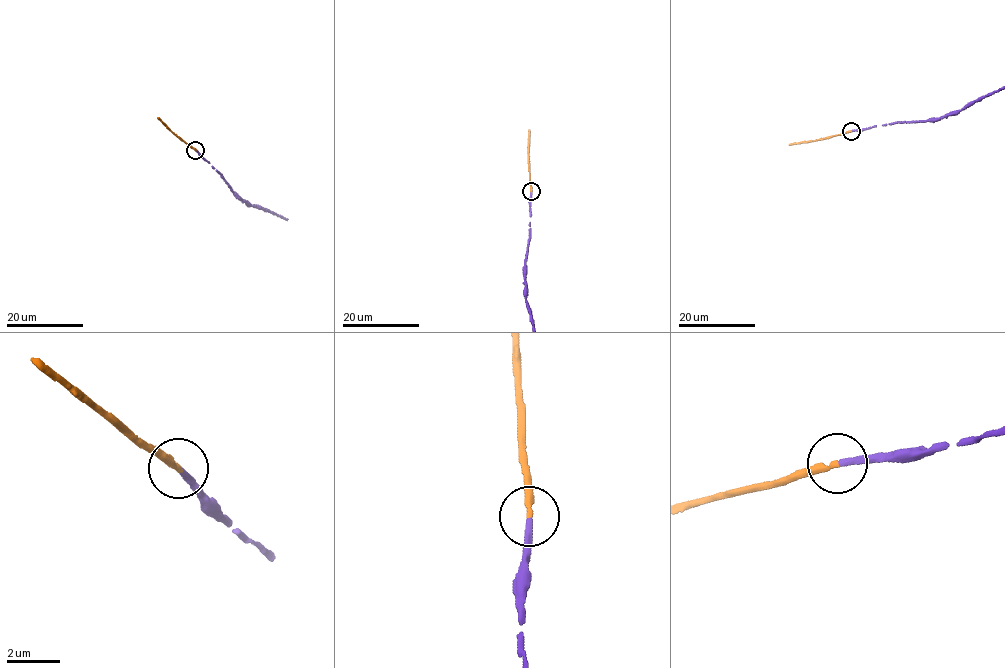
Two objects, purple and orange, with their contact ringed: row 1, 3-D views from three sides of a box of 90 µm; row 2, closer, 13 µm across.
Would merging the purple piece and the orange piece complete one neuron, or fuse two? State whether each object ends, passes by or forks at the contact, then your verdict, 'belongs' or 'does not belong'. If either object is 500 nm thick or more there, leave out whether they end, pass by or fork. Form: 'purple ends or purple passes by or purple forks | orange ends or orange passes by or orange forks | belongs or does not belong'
purple ends | orange ends | belongs

